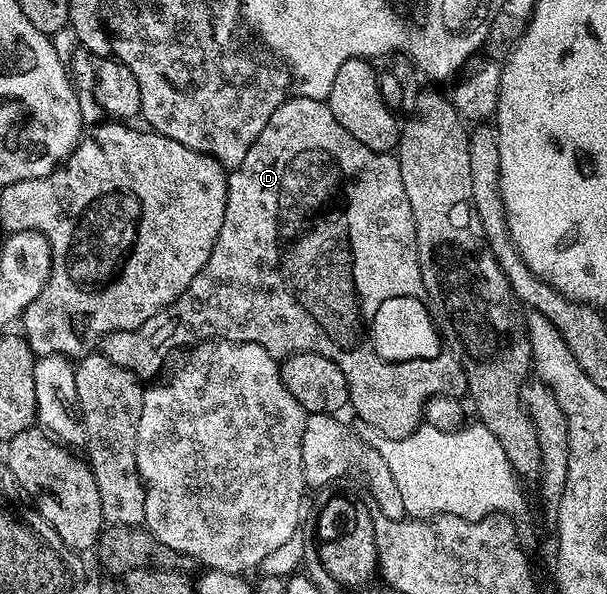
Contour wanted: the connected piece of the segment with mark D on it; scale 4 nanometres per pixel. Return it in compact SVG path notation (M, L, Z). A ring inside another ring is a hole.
M295 94L289 95L288 99L282 102L282 106L278 106L278 110L270 114L270 122L266 122L262 134L258 134L258 138L254 138L254 142L248 146L246 158L242 158L240 165L229 175L222 230L218 230L218 242L214 242L214 250L210 250L206 266L198 270L194 282L186 286L184 293L170 306L154 314L154 318L142 322L142 326L134 330L111 332L109 336L103 337L102 354L110 358L110 362L118 362L122 370L130 370L139 376L141 381L148 382L165 371L166 361L173 354L202 344L205 340L233 340L236 344L257 344L277 358L291 356L293 352L321 352L338 366L338 370L342 370L342 374L346 374L351 411L356 411L356 416L362 423L369 424L376 432L381 432L384 440L401 440L421 427L424 407L430 398L460 398L468 391L468 379L462 370L460 359L451 350L435 352L436 340L438 344L436 321L432 315L428 291L422 282L422 270L416 249L414 214L410 210L410 198L406 198L406 186L402 186L399 159L386 152L370 150L370 146L362 146L362 142L358 142L358 138L354 138L354 134L350 134L350 130L346 130L346 126L342 126L338 118L334 118L325 101Z

